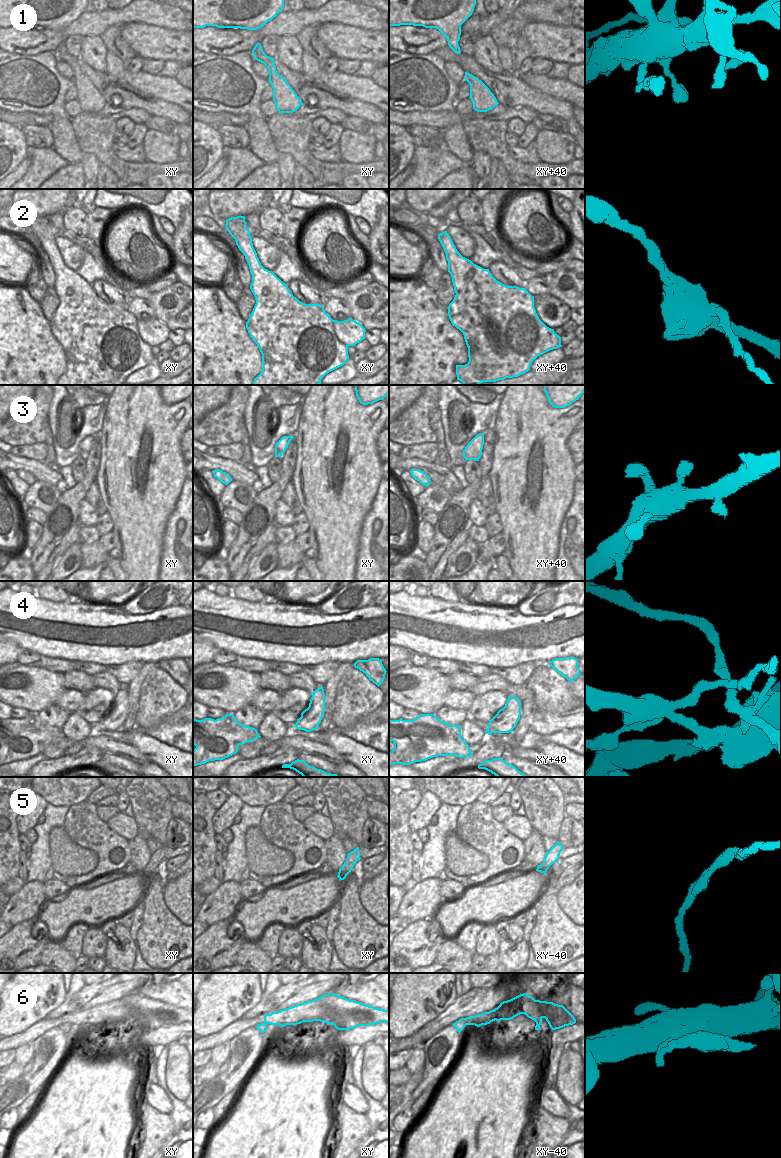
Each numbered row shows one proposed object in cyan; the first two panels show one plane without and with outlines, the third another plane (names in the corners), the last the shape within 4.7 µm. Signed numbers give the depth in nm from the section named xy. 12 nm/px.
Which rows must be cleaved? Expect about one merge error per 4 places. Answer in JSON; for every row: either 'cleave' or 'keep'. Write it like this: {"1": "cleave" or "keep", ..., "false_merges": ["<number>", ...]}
{"1": "keep", "2": "cleave", "3": "keep", "4": "cleave", "5": "keep", "6": "cleave", "false_merges": ["2", "4", "6"]}

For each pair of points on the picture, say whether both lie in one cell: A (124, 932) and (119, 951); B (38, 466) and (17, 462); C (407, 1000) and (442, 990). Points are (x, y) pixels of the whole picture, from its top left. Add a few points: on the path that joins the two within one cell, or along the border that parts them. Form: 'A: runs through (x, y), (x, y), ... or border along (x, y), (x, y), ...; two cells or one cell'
A: runs through (124, 938), (126, 943), (125, 949); one cell
B: runs through (33, 466), (22, 463); one cell
C: runs through (416, 997), (423, 990), (433, 990); one cell

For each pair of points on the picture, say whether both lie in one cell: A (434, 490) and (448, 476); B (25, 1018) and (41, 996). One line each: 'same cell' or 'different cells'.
A: different cells
B: same cell

